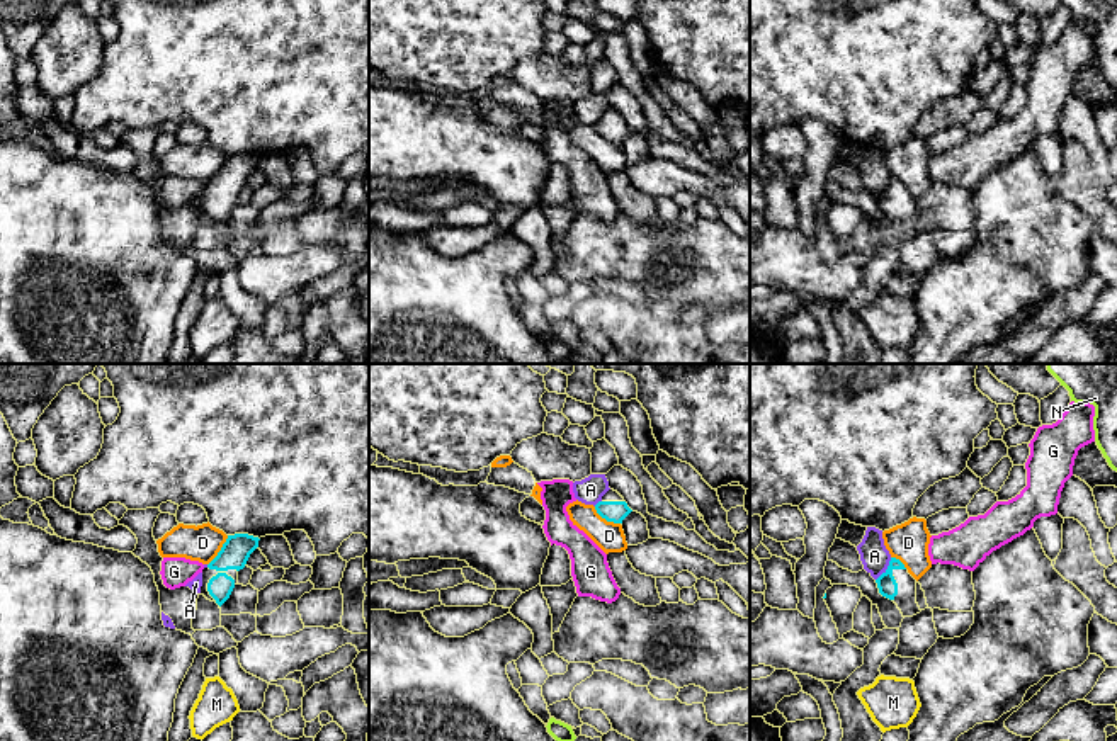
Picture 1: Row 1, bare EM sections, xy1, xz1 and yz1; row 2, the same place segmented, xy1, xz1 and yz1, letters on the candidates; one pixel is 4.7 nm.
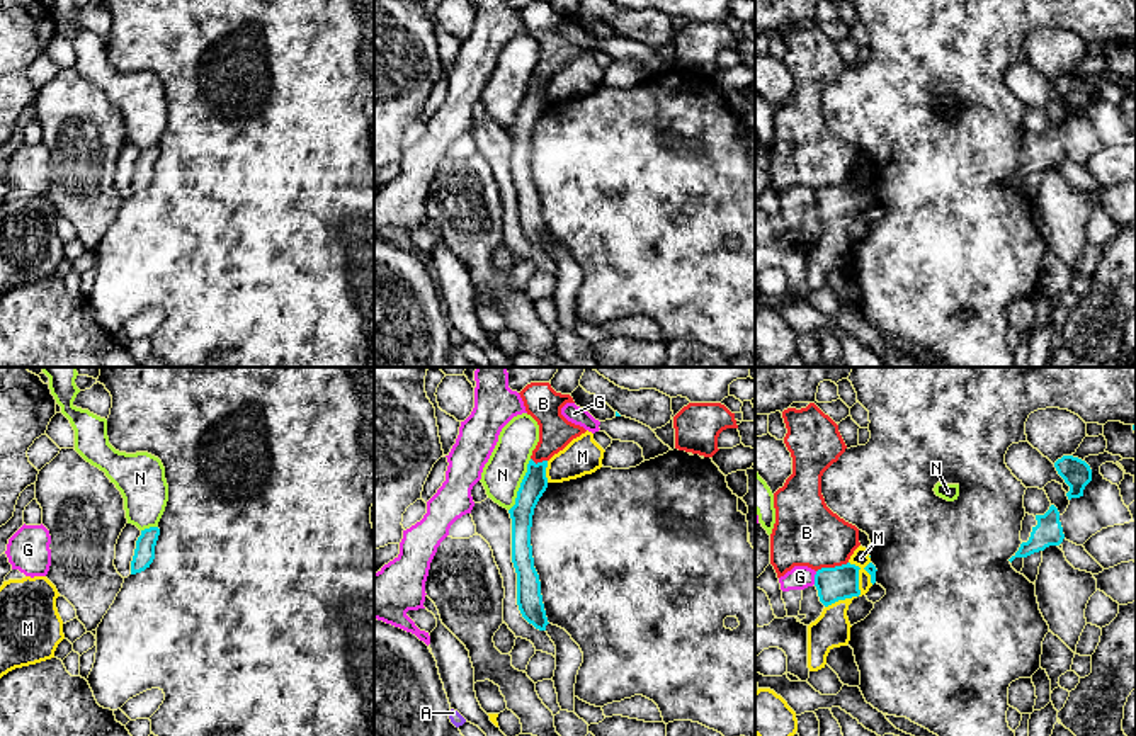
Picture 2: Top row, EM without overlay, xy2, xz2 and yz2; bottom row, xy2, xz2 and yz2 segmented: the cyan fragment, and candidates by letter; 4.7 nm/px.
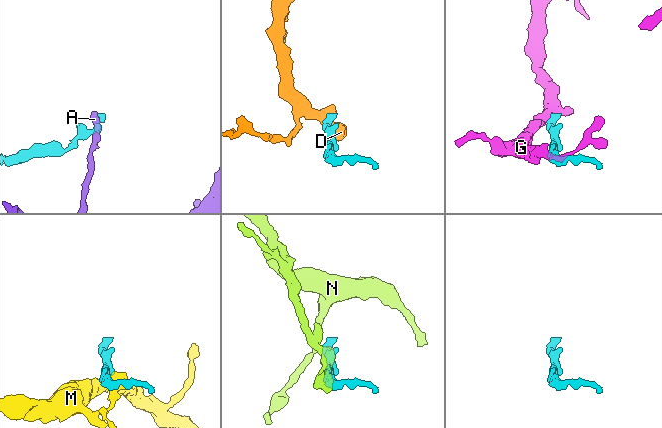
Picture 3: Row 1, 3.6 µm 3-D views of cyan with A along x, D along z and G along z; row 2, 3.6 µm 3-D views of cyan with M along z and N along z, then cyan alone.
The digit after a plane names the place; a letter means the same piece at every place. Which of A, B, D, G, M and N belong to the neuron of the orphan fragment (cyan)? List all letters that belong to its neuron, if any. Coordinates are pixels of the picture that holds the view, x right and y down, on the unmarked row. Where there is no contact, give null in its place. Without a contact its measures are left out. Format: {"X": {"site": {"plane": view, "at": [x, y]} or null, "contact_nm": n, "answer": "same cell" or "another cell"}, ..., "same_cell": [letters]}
{"A": {"site": {"plane": "yz1", "at": [886, 189]}, "contact_nm": 130, "answer": "another cell"}, "B": {"site": {"plane": "yz2", "at": [832, 187]}, "contact_nm": 160, "answer": "another cell"}, "D": {"site": {"plane": "xy1", "at": [220, 170]}, "contact_nm": 170, "answer": "another cell"}, "G": {"site": {"plane": "yz2", "at": [815, 198]}, "contact_nm": 70, "answer": "another cell"}, "M": {"site": {"plane": "yz2", "at": [859, 213]}, "contact_nm": 300, "answer": "another cell"}, "N": {"site": {"plane": "xz2", "at": [521, 104]}, "contact_nm": 260, "answer": "another cell"}, "same_cell": []}

